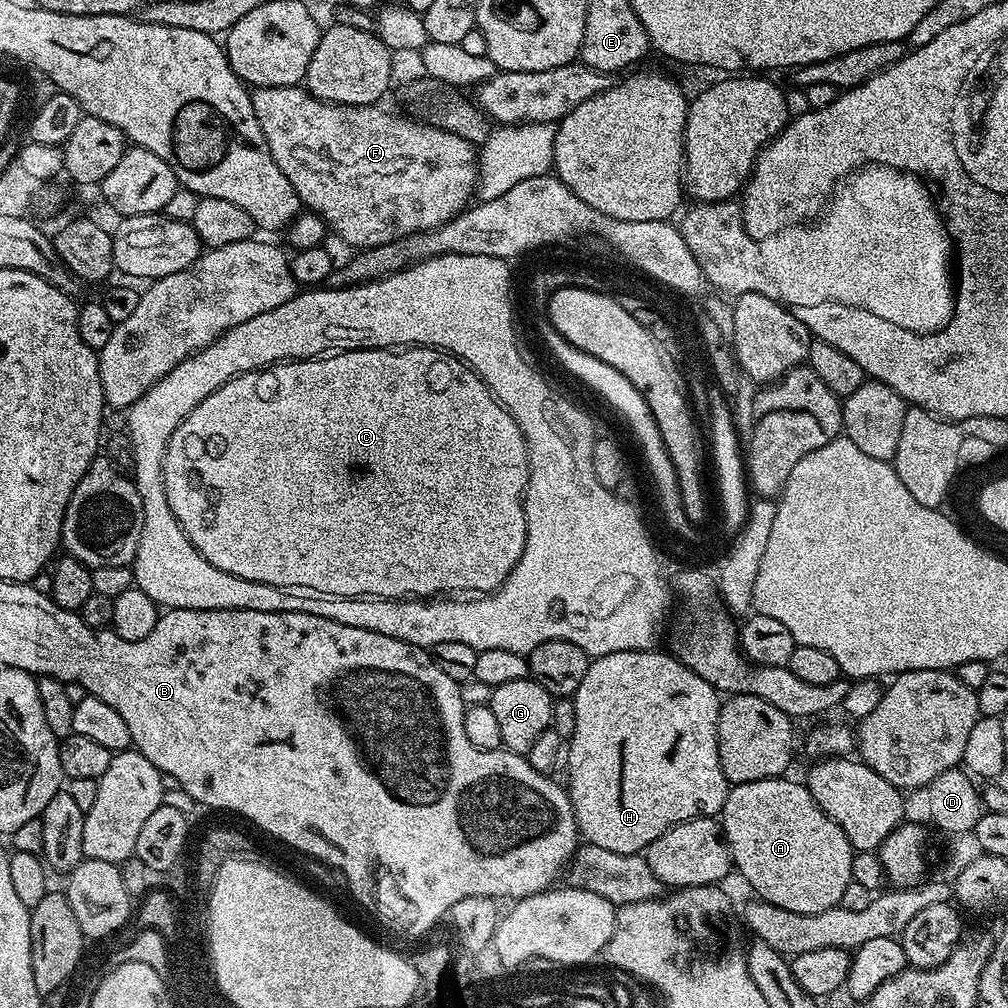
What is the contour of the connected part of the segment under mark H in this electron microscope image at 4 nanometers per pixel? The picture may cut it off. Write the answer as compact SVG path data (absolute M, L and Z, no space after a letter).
M657 650L643 652L619 652L595 657L589 663L586 675L582 678L575 696L571 697L575 711L574 734L566 740L566 764L568 760L568 780L566 787L568 797L574 810L576 826L580 835L588 844L602 846L602 850L614 850L614 854L630 854L635 856L643 853L645 848L654 842L666 830L678 826L687 820L695 820L697 816L719 817L724 810L724 803L728 797L729 783L722 770L722 762L718 758L718 714L722 703L721 693L717 692L706 678L694 674L675 655L667 656Z

